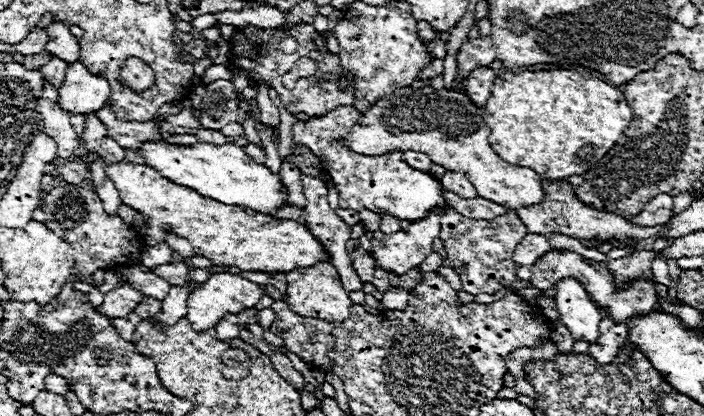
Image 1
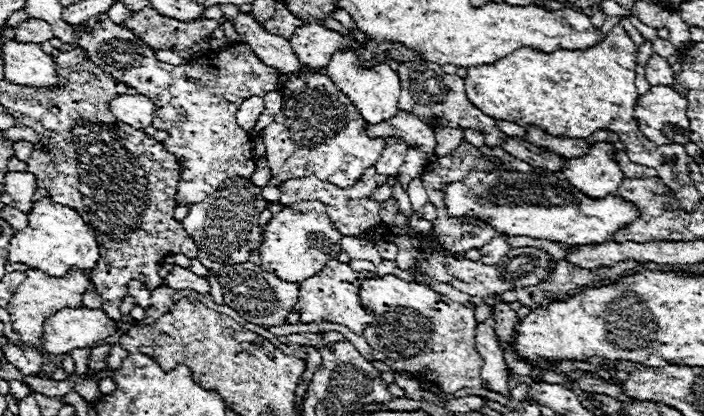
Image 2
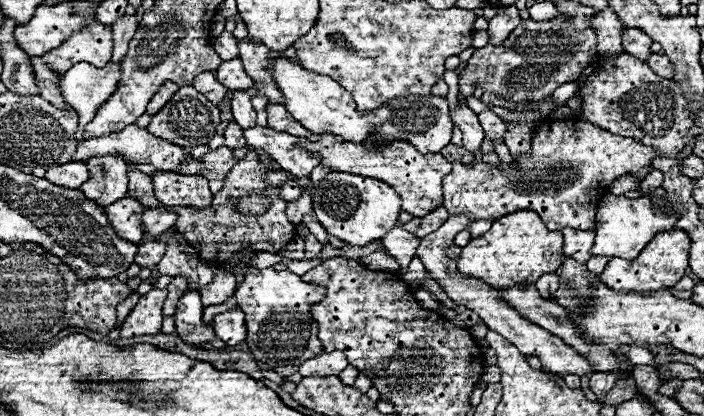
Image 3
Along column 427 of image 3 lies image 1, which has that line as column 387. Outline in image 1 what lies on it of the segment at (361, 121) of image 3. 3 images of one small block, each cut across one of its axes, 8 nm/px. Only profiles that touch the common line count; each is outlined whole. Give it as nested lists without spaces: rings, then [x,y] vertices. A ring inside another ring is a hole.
[[[404,86],[380,98],[380,102],[360,118],[344,142],[358,154],[368,156],[388,154],[392,150],[420,150],[428,154],[434,164],[466,174],[476,186],[480,198],[492,200],[496,204],[506,204],[512,210],[542,202],[542,178],[530,168],[504,162],[492,150],[486,136],[490,128],[484,124],[478,110],[480,108],[476,108],[464,92],[444,88],[436,90],[432,86]]]

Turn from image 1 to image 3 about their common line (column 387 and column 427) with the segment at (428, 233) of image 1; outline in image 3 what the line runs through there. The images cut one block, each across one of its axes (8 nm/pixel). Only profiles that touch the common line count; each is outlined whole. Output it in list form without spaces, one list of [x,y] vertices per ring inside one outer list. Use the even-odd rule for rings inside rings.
[[[452,214],[438,230],[426,234],[426,236],[420,240],[420,246],[418,246],[418,250],[416,250],[416,256],[420,256],[424,268],[432,274],[432,278],[436,278],[436,280],[440,282],[440,286],[446,290],[446,294],[450,296],[450,300],[454,300],[456,304],[462,304],[462,306],[474,310],[490,330],[502,334],[502,336],[504,336],[508,342],[512,342],[522,354],[526,354],[526,356],[538,356],[540,362],[542,362],[542,370],[544,370],[544,372],[560,374],[562,378],[568,376],[568,374],[574,374],[574,376],[578,376],[578,378],[592,376],[594,370],[592,370],[590,362],[588,362],[584,356],[580,356],[574,348],[570,348],[568,344],[564,344],[562,338],[556,338],[554,334],[548,334],[544,328],[528,322],[526,318],[520,318],[520,314],[516,314],[516,310],[512,310],[506,302],[500,302],[500,300],[496,298],[496,290],[494,290],[492,286],[484,284],[480,278],[470,278],[470,276],[458,274],[454,260],[450,260],[450,258],[446,256],[446,248],[454,242],[454,236],[456,236],[460,230],[468,228],[468,224],[470,224],[470,220],[468,220],[466,214]]]

